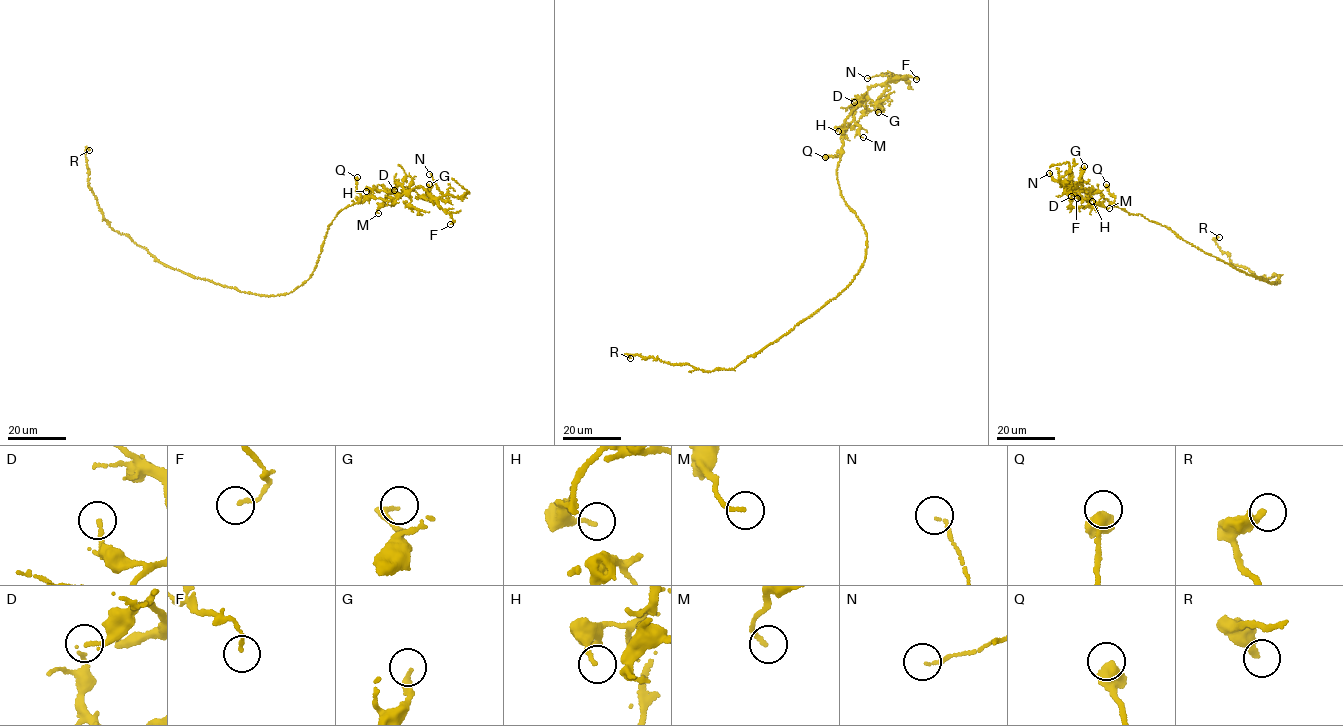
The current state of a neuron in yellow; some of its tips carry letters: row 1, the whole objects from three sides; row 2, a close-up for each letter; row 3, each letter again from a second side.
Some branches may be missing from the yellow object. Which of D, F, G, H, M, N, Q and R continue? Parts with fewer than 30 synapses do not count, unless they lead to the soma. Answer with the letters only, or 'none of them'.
none of them

